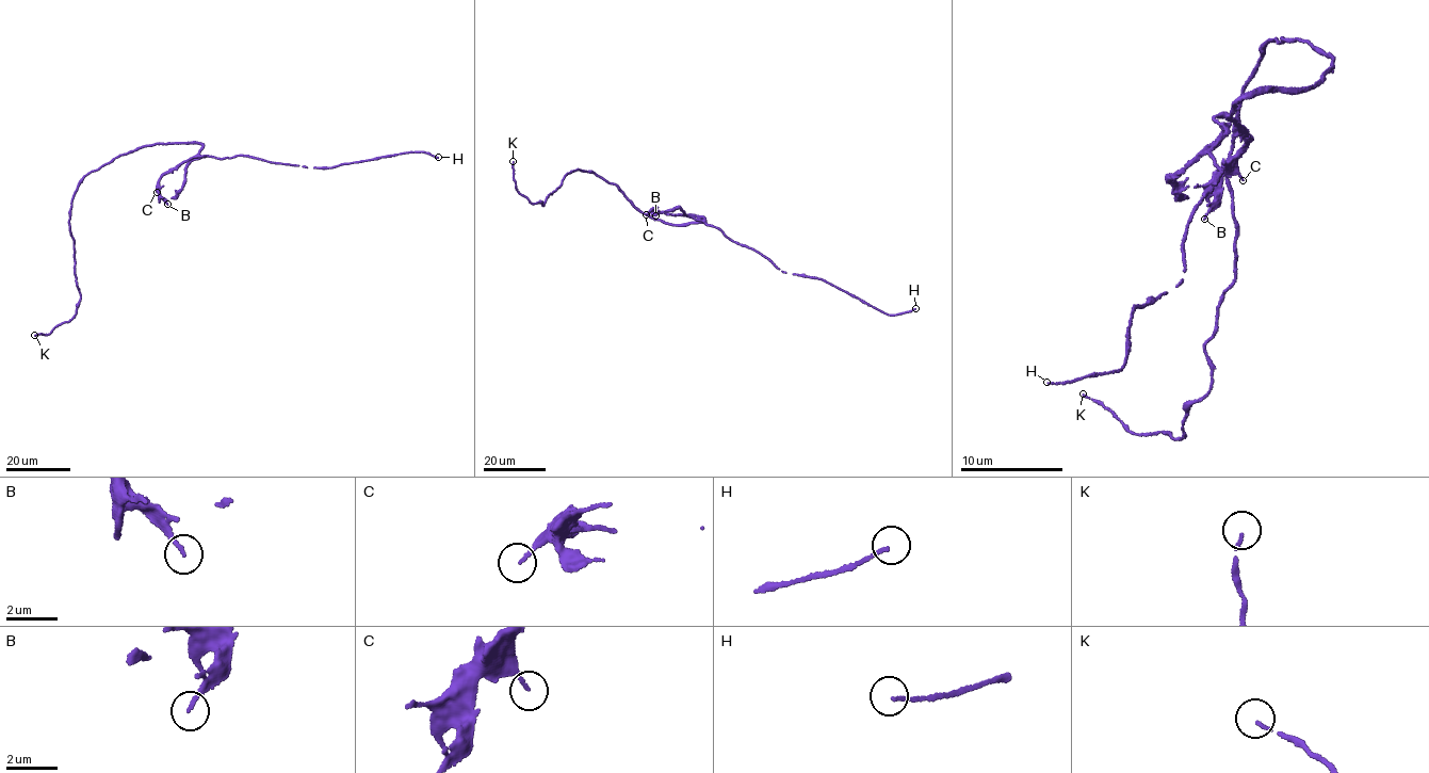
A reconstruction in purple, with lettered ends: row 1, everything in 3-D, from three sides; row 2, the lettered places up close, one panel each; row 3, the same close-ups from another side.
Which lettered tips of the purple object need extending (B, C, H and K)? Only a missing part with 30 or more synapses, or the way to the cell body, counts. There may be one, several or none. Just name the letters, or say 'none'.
H

